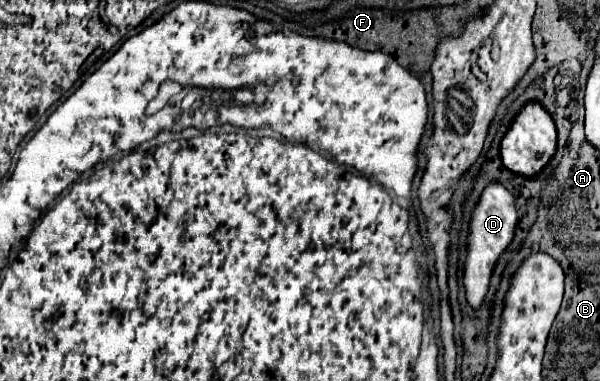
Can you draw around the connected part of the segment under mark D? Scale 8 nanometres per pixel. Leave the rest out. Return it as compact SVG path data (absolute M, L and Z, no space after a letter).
M490 184L484 190L484 194L482 194L474 214L472 214L470 240L468 240L468 258L466 258L466 266L464 266L466 298L468 298L468 304L474 310L478 310L484 302L484 296L490 288L492 272L494 272L500 256L504 254L504 250L510 246L510 242L514 238L516 224L518 224L518 212L516 212L512 194L502 184Z

